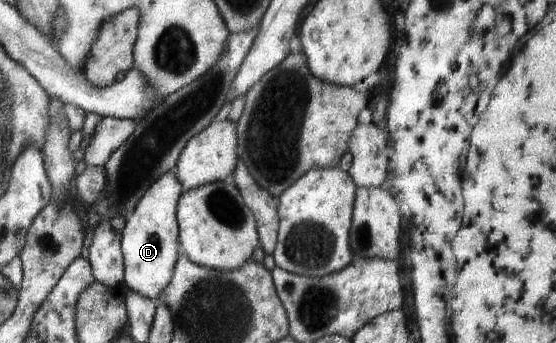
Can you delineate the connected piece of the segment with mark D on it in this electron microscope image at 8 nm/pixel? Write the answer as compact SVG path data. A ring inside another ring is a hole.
M175 169L165 172L151 184L137 206L123 222L121 252L124 260L123 286L145 298L157 301L159 294L169 286L177 256L181 250L177 222L177 202L183 192Z

